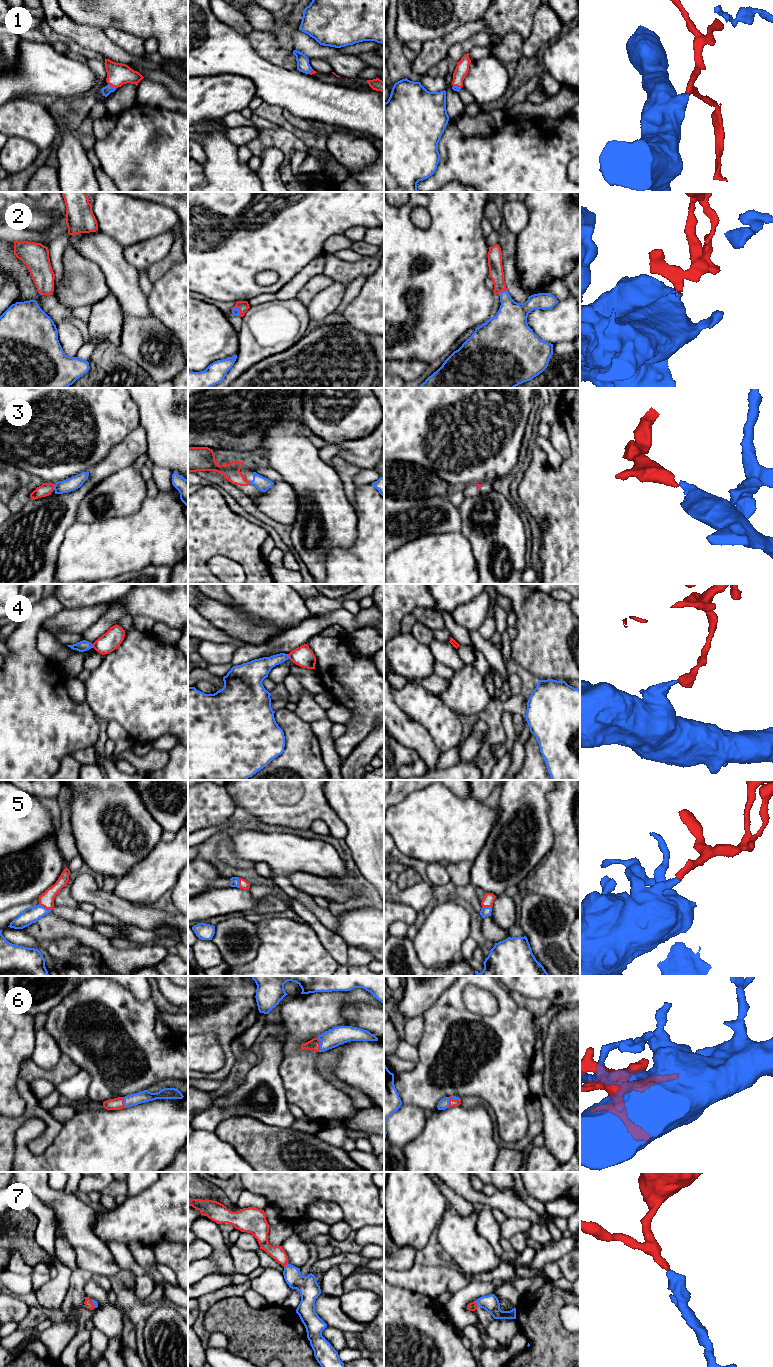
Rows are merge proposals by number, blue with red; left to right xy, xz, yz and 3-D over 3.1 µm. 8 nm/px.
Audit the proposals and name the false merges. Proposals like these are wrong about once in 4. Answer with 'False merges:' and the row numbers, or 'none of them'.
False merges: 4

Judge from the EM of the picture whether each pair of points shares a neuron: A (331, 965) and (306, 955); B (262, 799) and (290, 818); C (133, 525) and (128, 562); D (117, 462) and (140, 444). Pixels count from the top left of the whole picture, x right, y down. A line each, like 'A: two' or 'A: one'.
A: one
B: one
C: one
D: one

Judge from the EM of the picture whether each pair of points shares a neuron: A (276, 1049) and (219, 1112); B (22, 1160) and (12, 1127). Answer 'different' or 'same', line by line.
A: same
B: different

